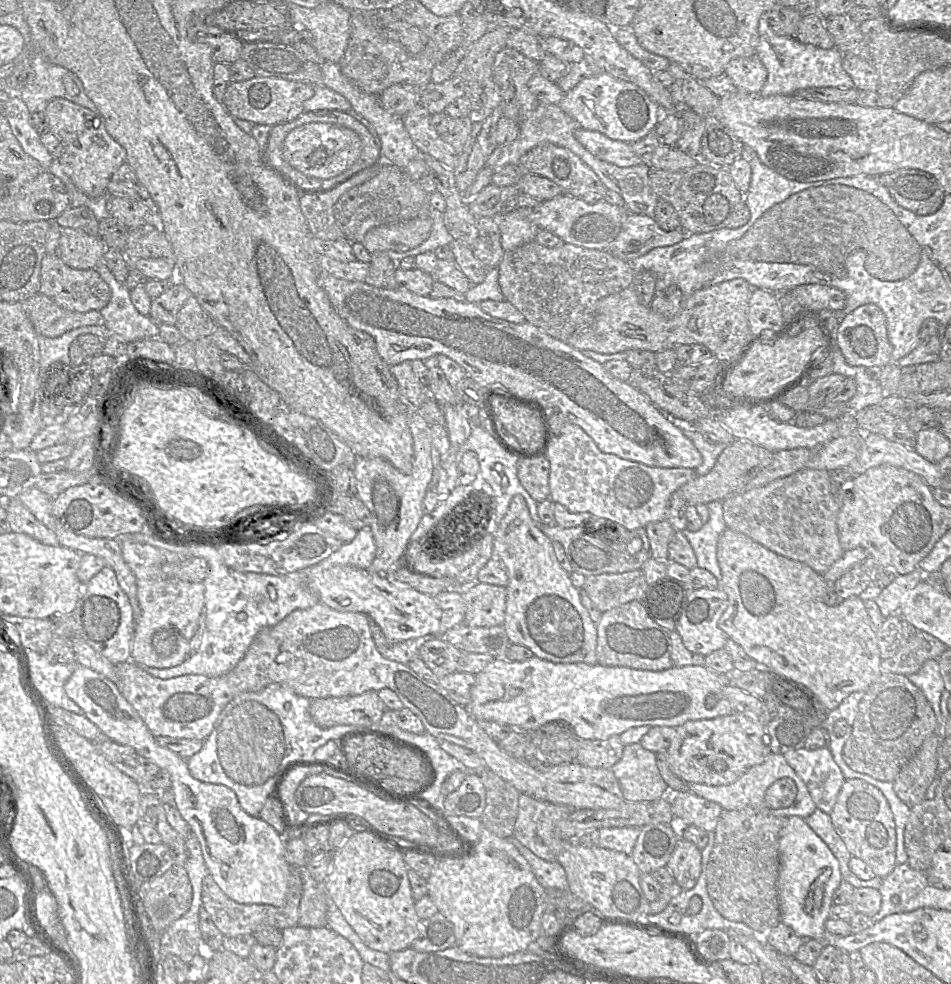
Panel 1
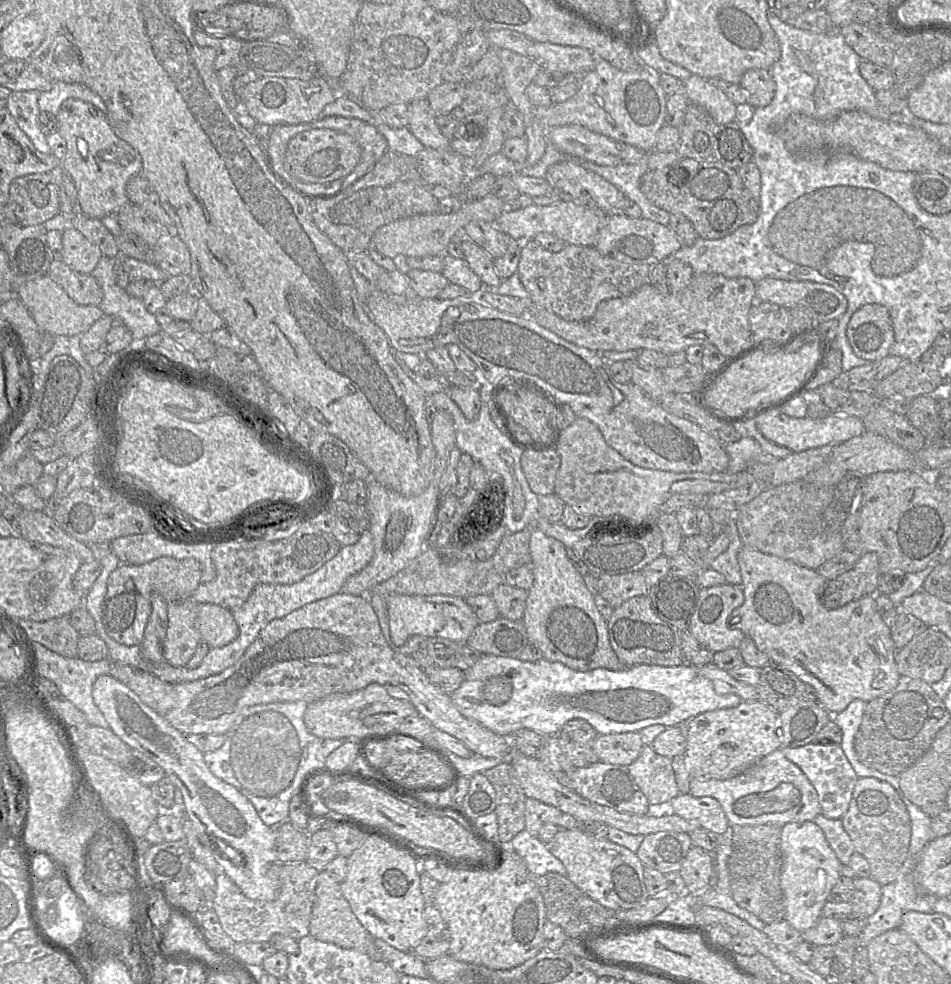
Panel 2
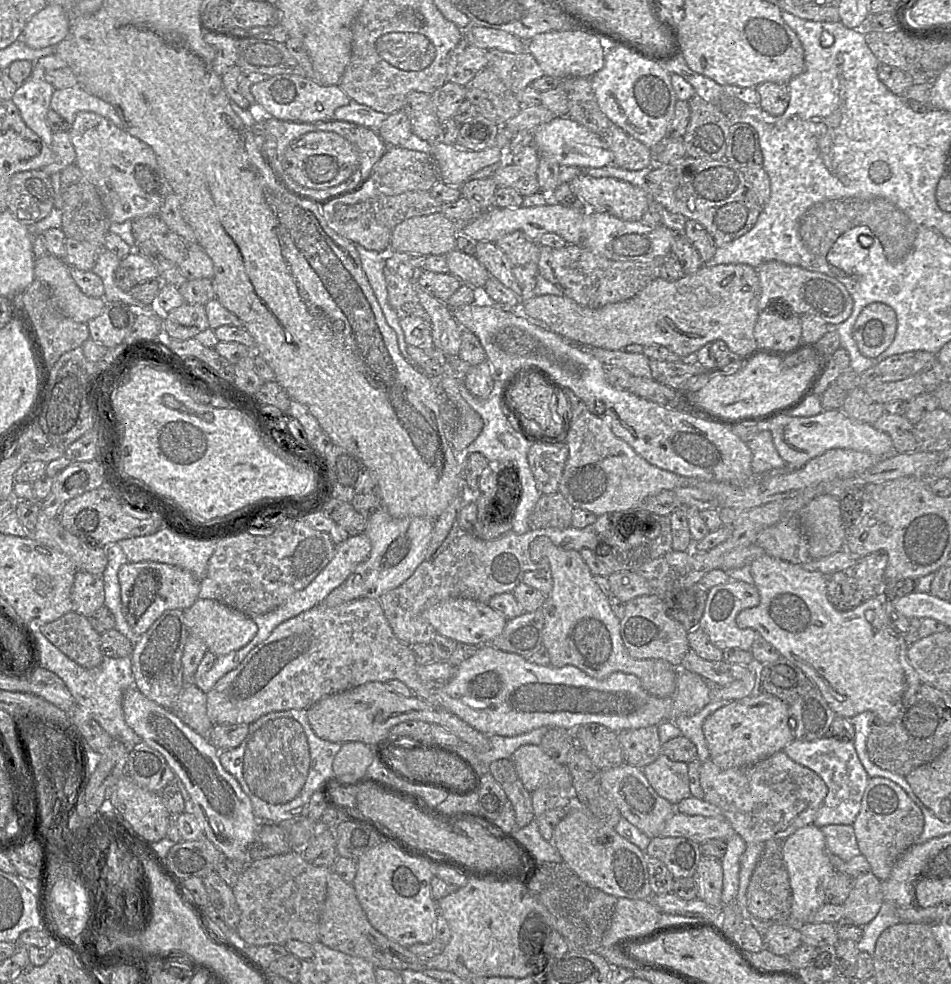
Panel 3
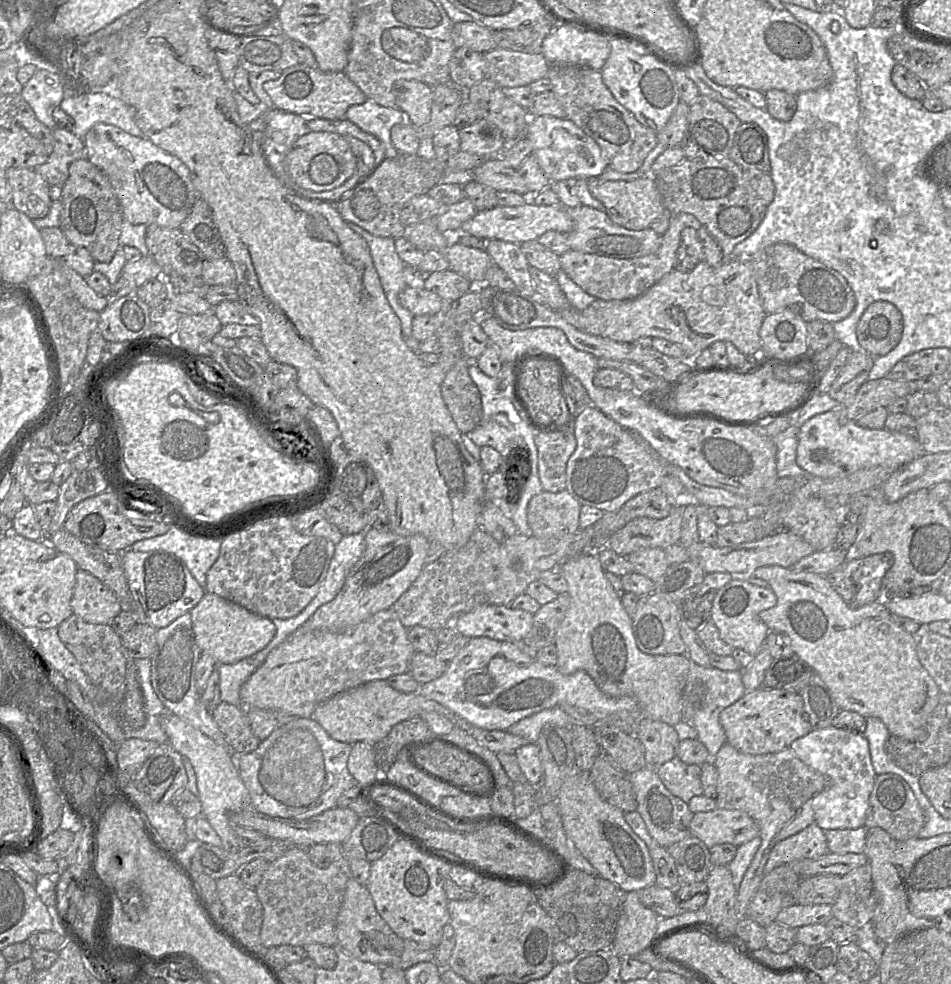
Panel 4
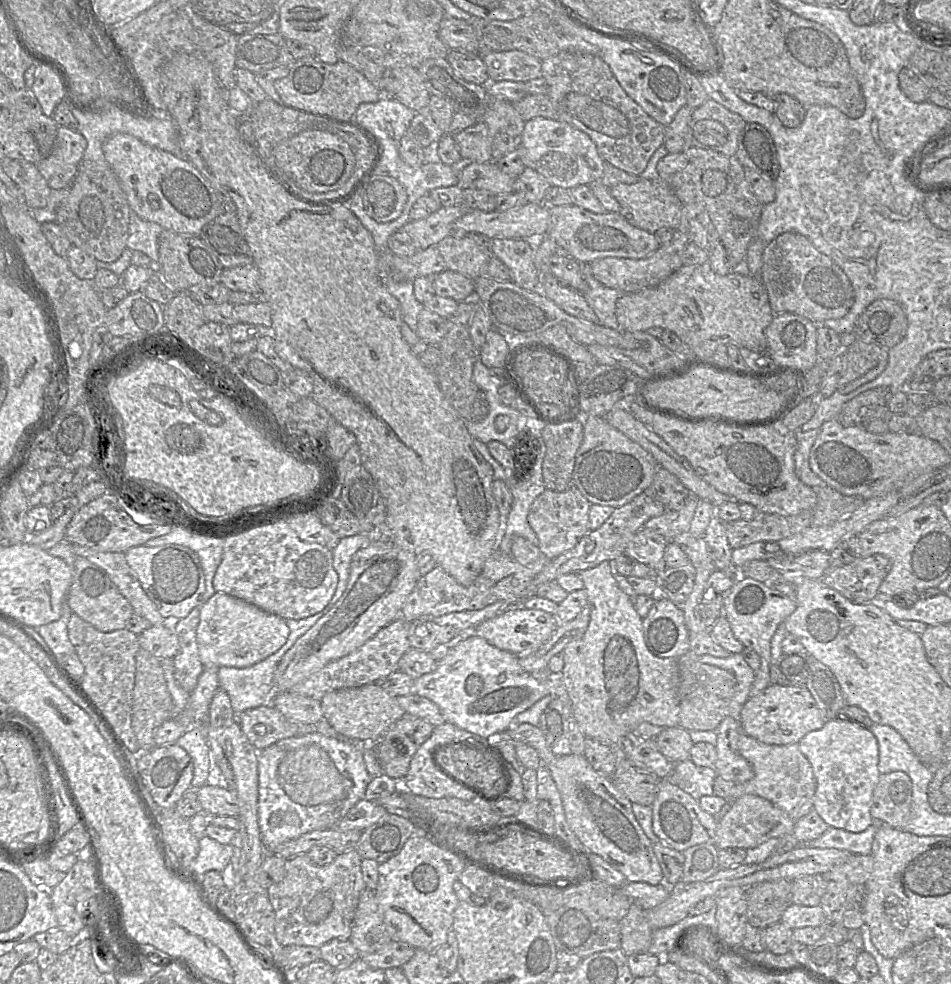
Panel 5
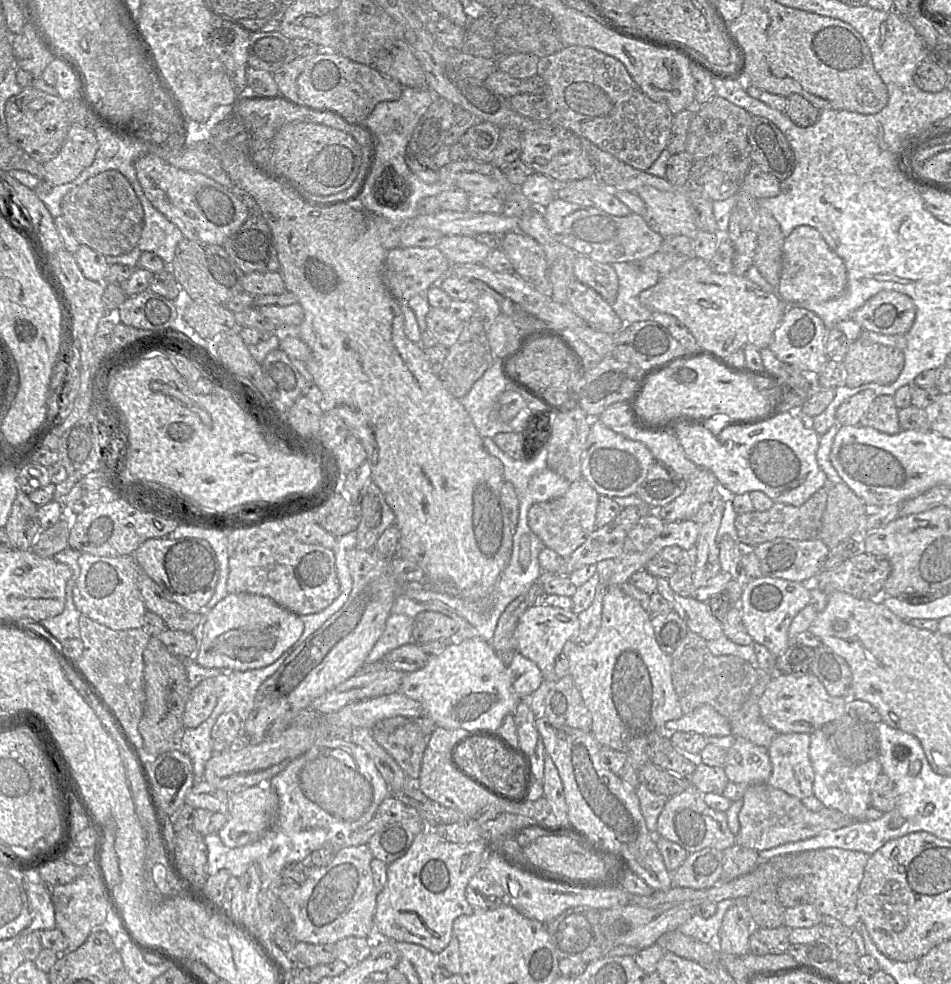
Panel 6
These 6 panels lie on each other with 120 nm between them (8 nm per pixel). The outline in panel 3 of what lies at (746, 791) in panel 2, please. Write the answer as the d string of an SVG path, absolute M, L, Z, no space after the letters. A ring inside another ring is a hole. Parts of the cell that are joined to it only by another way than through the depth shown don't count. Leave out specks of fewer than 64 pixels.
M784 751L741 768L721 769L707 760L700 766L699 780L703 800L720 808L746 844L784 840L798 829L813 824L828 792L825 782L815 772L794 762Z

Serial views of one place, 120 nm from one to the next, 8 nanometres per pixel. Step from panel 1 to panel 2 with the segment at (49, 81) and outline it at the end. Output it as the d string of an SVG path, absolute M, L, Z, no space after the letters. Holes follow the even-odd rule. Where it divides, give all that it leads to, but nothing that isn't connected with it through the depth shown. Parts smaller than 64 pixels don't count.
M55 81L48 91L40 92L38 107L40 111L57 116L61 104L69 98L75 98L90 103L105 115L107 107L102 98L88 87L78 83Z

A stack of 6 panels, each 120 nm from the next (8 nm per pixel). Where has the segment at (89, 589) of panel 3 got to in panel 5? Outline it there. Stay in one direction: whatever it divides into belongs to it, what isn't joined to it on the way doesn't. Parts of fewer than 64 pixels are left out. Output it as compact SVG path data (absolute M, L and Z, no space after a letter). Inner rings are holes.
M84 557L76 558L66 602L74 614L102 632L124 629L134 613L129 601L119 592L107 573Z

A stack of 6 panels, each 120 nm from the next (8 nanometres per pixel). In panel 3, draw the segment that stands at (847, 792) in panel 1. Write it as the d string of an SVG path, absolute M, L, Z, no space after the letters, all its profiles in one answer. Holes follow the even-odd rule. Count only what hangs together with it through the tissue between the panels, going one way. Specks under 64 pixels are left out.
M880 777L869 778L860 811L852 824L857 844L872 872L881 882L888 879L897 859L921 835L924 817L906 792L896 783Z

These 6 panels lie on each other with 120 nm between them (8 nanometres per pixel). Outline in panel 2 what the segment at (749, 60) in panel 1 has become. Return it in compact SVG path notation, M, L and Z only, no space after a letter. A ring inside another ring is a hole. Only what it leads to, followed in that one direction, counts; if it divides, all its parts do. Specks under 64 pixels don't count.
M749 69L739 85L746 91L746 103L754 108L769 105L775 95L776 85L769 70Z

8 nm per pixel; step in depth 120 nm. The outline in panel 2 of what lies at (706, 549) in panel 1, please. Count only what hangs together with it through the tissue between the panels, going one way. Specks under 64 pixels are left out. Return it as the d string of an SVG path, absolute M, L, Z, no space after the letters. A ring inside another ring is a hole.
M731 515L729 516L726 525L723 527L716 527L716 529L723 529L728 533L730 544L728 548L710 564L710 568L721 573L724 576L726 583L741 585L742 577L737 555L743 547L743 544Z

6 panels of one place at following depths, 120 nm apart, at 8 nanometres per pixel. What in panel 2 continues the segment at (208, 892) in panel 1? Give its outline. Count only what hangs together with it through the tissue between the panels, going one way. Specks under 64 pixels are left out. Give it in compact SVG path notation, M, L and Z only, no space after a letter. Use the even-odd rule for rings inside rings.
M306 861L275 862L267 870L269 878L280 881L280 891L273 901L252 900L245 896L226 874L216 876L216 894L211 907L216 912L224 931L234 942L269 942L274 934L294 940L309 935L309 922L319 871Z

